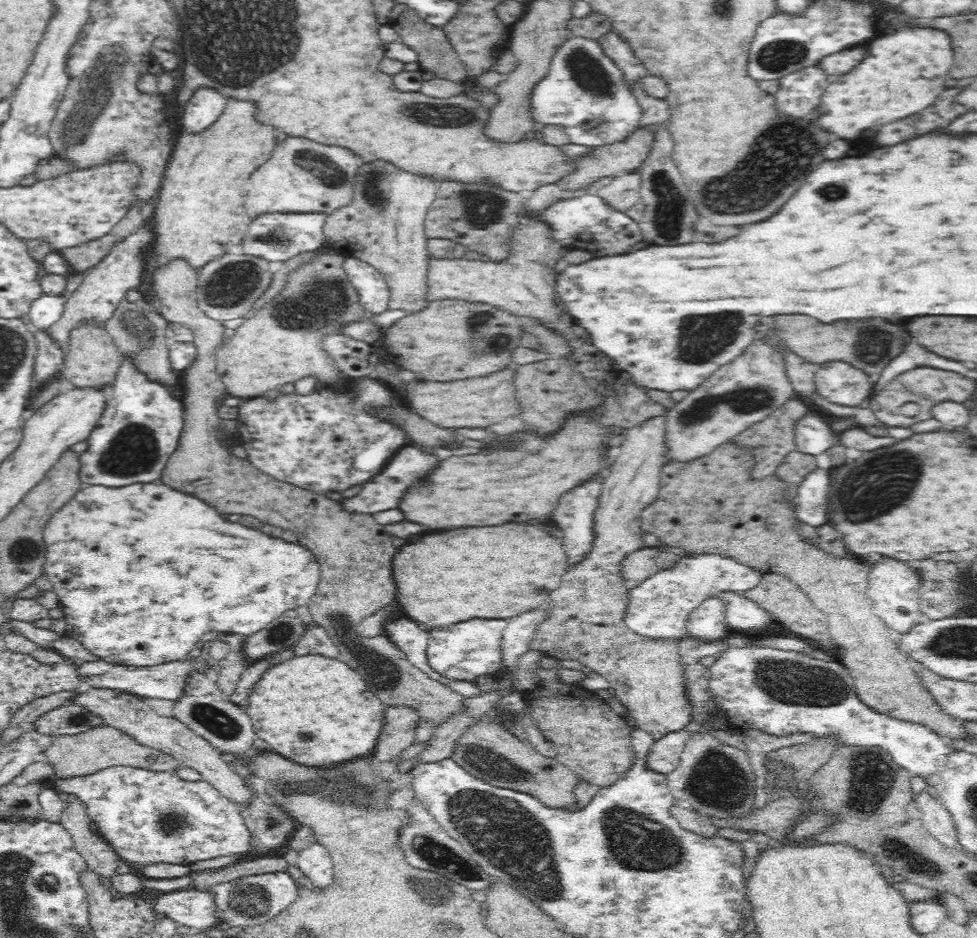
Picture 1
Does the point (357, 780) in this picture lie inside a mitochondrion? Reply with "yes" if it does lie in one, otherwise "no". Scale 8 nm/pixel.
yes

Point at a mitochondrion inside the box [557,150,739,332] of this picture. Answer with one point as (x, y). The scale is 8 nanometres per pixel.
(668, 211)

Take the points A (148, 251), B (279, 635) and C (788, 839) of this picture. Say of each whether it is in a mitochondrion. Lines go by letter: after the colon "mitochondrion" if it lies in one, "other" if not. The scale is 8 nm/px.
A: other
B: mitochondrion
C: other

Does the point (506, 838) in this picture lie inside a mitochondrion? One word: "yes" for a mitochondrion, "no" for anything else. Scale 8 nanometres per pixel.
yes

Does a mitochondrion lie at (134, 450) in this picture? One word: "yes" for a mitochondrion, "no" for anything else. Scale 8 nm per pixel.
yes

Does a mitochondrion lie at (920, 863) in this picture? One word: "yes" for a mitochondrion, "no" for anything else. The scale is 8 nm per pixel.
yes

